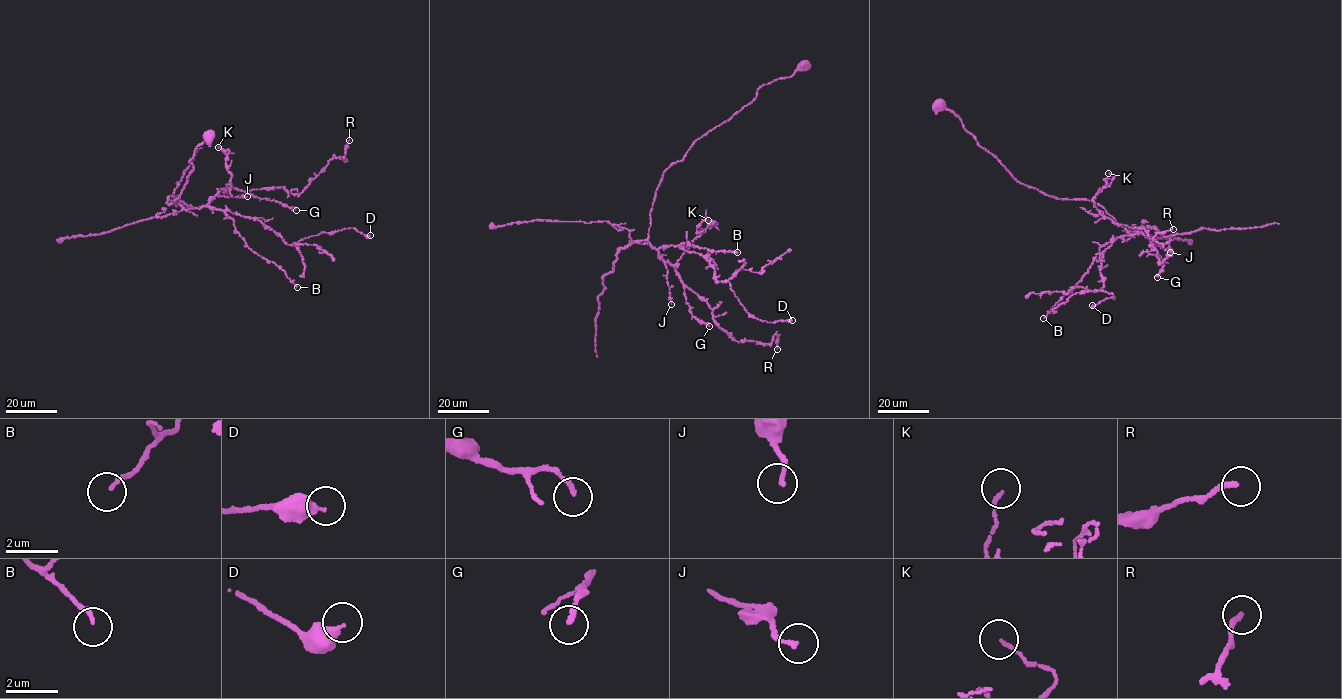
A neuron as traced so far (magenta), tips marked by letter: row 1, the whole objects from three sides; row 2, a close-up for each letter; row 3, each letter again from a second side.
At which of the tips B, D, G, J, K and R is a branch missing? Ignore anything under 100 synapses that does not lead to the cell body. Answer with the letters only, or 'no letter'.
no letter

